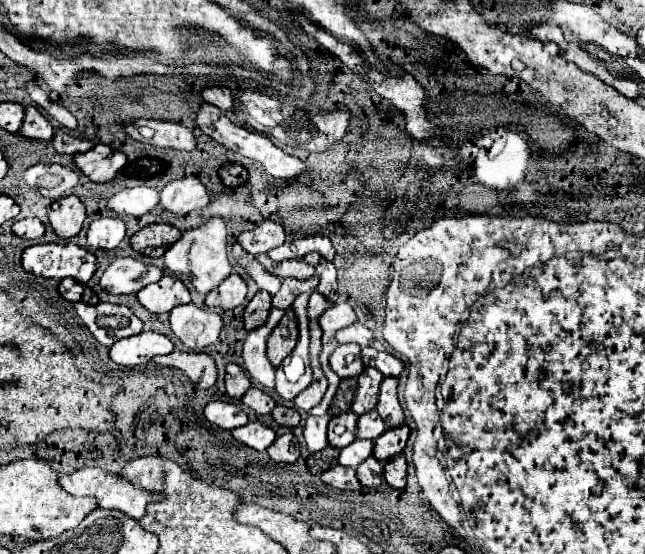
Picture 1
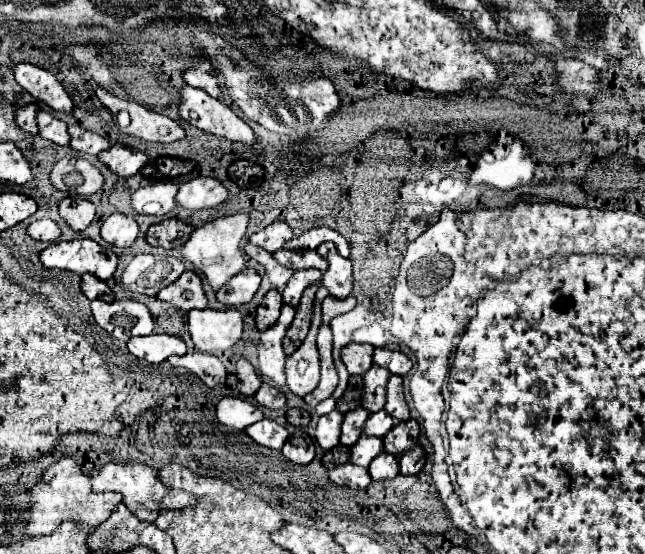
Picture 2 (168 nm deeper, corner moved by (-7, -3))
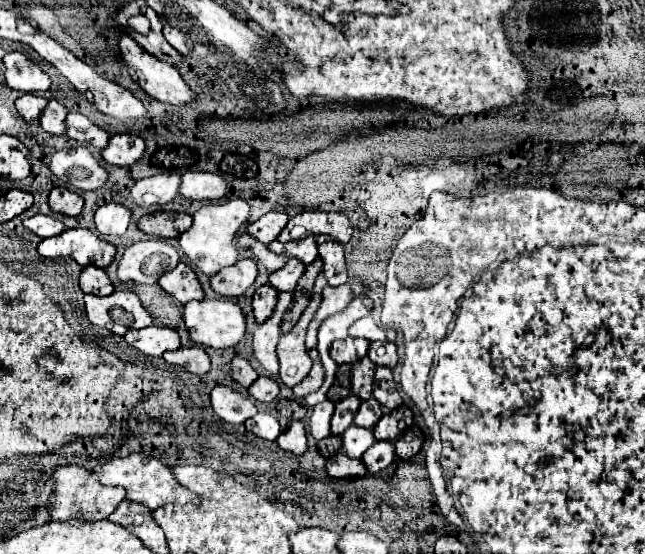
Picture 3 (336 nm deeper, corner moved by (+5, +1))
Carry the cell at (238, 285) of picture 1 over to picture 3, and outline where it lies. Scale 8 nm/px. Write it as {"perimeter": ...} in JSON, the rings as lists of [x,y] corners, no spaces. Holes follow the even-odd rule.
{"perimeter":[[[240,260],[236,266],[228,266],[210,278],[212,290],[224,298],[238,298],[244,294],[248,286],[256,280],[256,262],[254,260]]]}

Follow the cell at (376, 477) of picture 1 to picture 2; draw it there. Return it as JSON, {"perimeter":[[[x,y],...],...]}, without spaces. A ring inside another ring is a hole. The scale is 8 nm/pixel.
{"perimeter":[[[392,454],[376,456],[376,460],[372,460],[372,464],[368,466],[372,480],[392,480],[398,474],[398,470],[400,470],[398,458]]]}

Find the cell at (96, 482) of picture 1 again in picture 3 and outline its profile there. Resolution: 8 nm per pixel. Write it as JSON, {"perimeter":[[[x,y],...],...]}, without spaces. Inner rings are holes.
{"perimeter":[[[144,452],[130,454],[126,458],[114,458],[108,464],[104,464],[102,470],[96,472],[96,476],[98,476],[100,484],[104,484],[104,486],[126,488],[126,498],[128,500],[142,502],[150,510],[156,510],[156,508],[160,508],[162,504],[168,504],[168,502],[180,502],[180,504],[200,502],[200,498],[192,490],[188,490],[188,488],[184,488],[182,484],[176,482],[176,478],[172,476],[172,466],[168,466],[162,460],[158,460],[150,454],[144,454]]]}

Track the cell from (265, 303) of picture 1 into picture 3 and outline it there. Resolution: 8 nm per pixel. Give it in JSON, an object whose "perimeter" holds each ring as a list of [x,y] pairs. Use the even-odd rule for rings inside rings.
{"perimeter":[[[266,284],[266,286],[260,286],[252,298],[252,306],[254,306],[254,316],[256,316],[256,322],[266,322],[272,312],[274,312],[274,306],[278,302],[278,292]]]}

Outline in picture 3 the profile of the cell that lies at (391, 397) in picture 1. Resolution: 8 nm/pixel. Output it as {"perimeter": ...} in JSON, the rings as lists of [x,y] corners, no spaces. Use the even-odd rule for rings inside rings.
{"perimeter":[[[378,366],[376,368],[376,376],[374,376],[374,392],[372,396],[386,408],[398,408],[402,404],[402,398],[396,390],[396,382],[392,378],[392,370],[390,368],[384,368],[384,366]]]}

